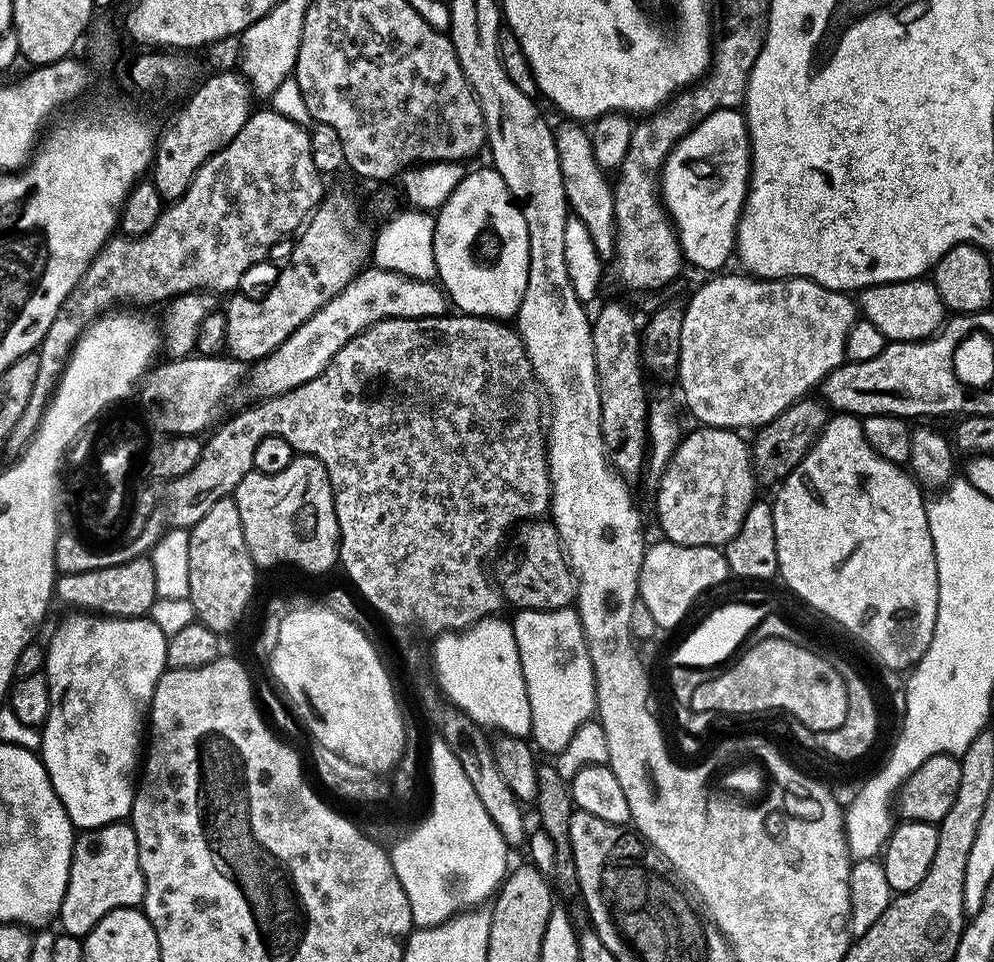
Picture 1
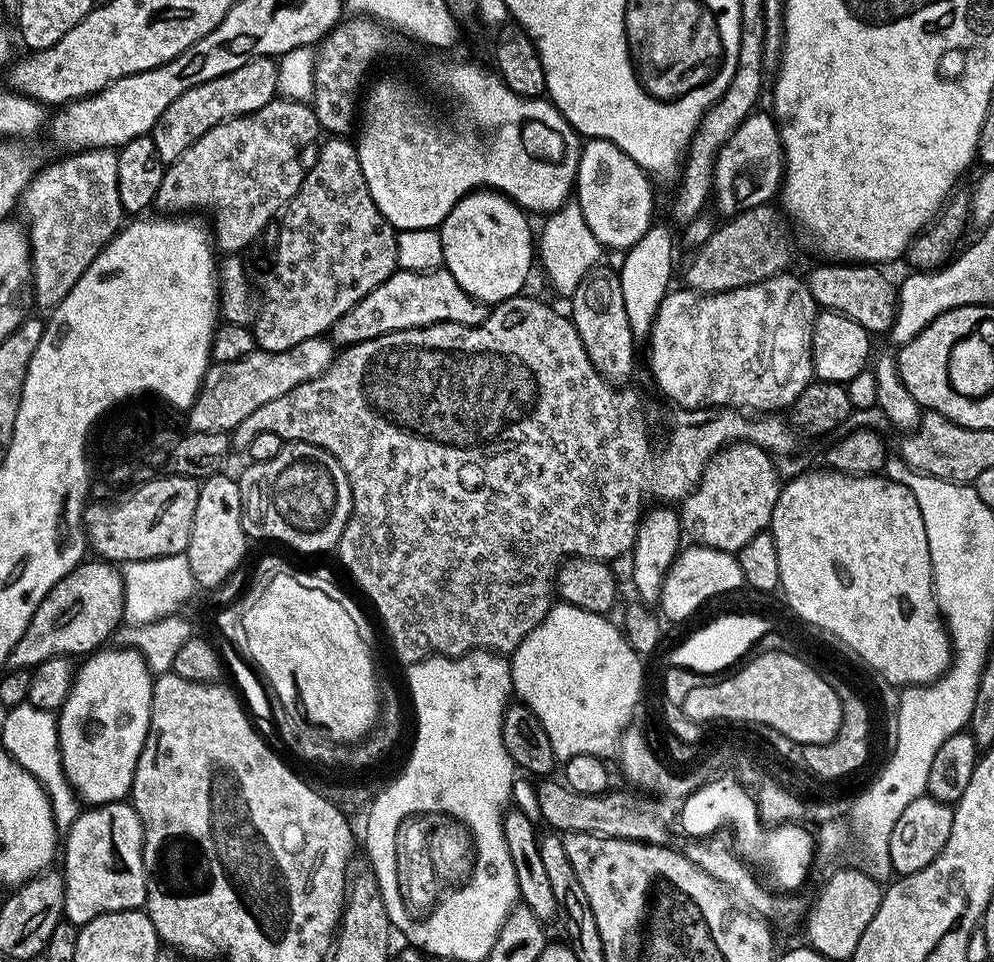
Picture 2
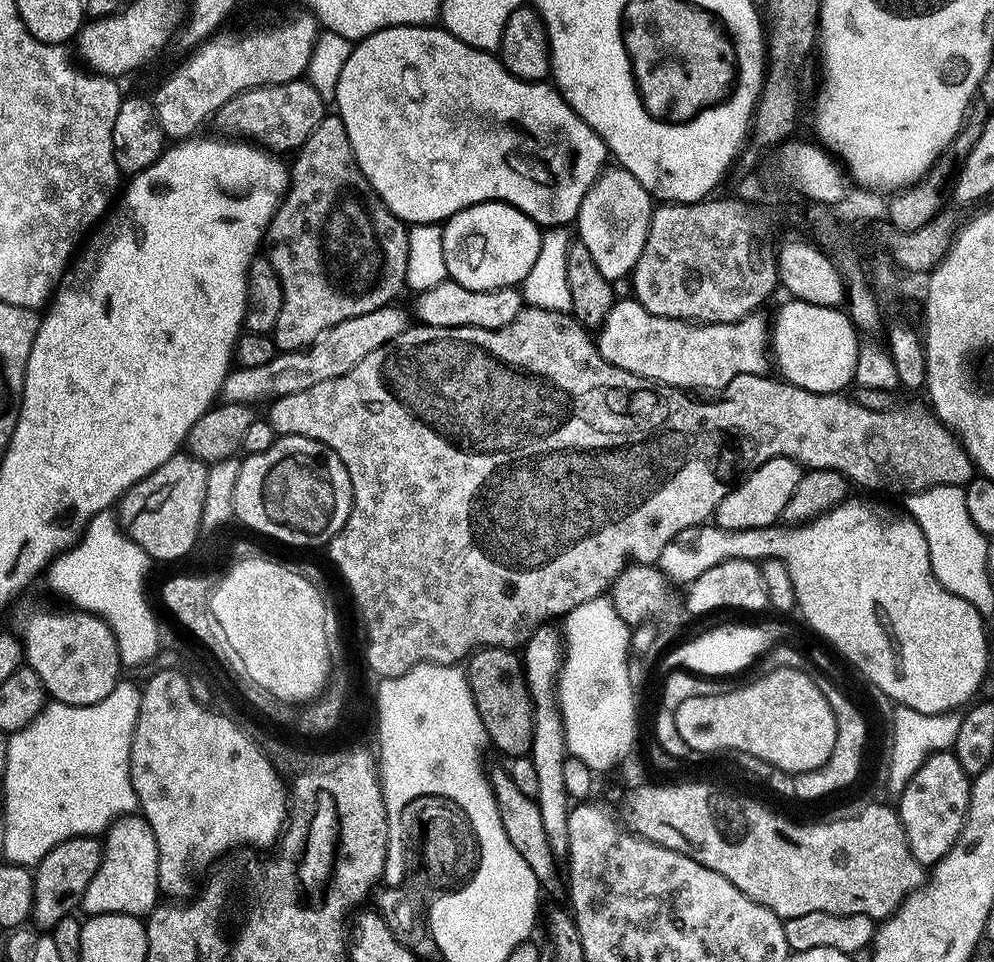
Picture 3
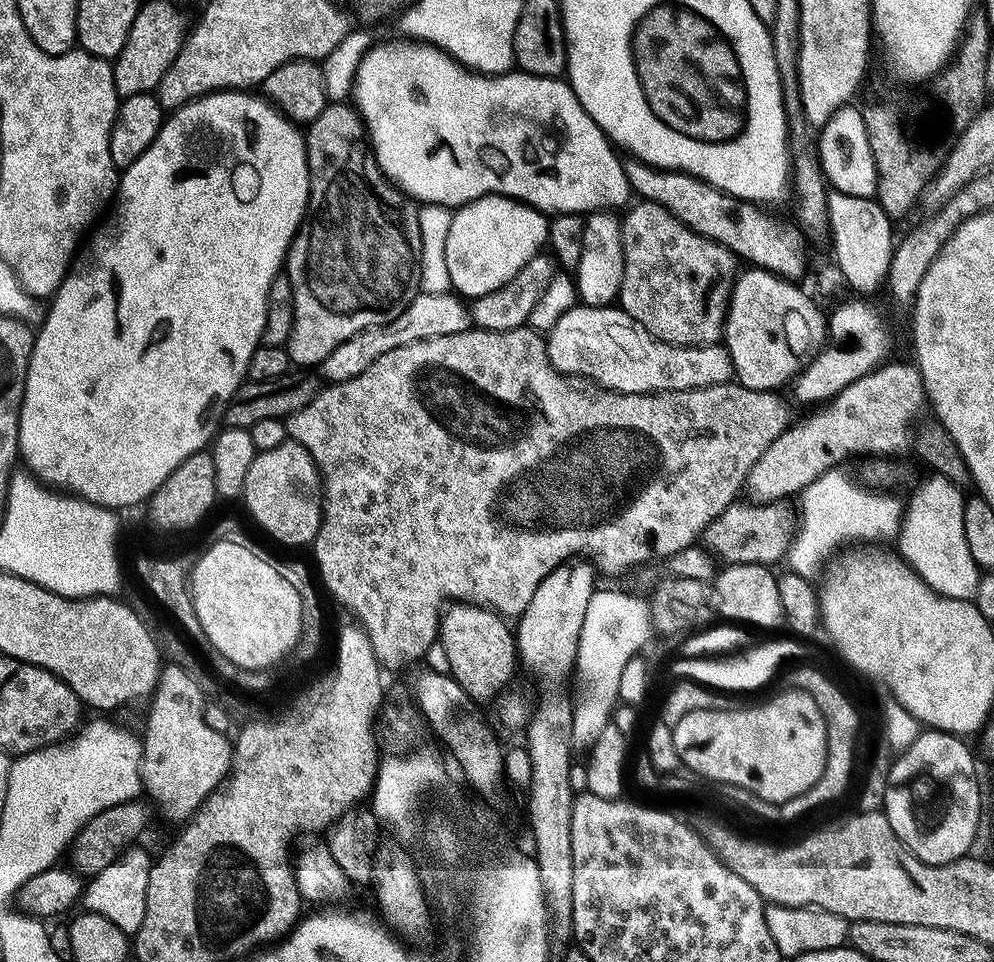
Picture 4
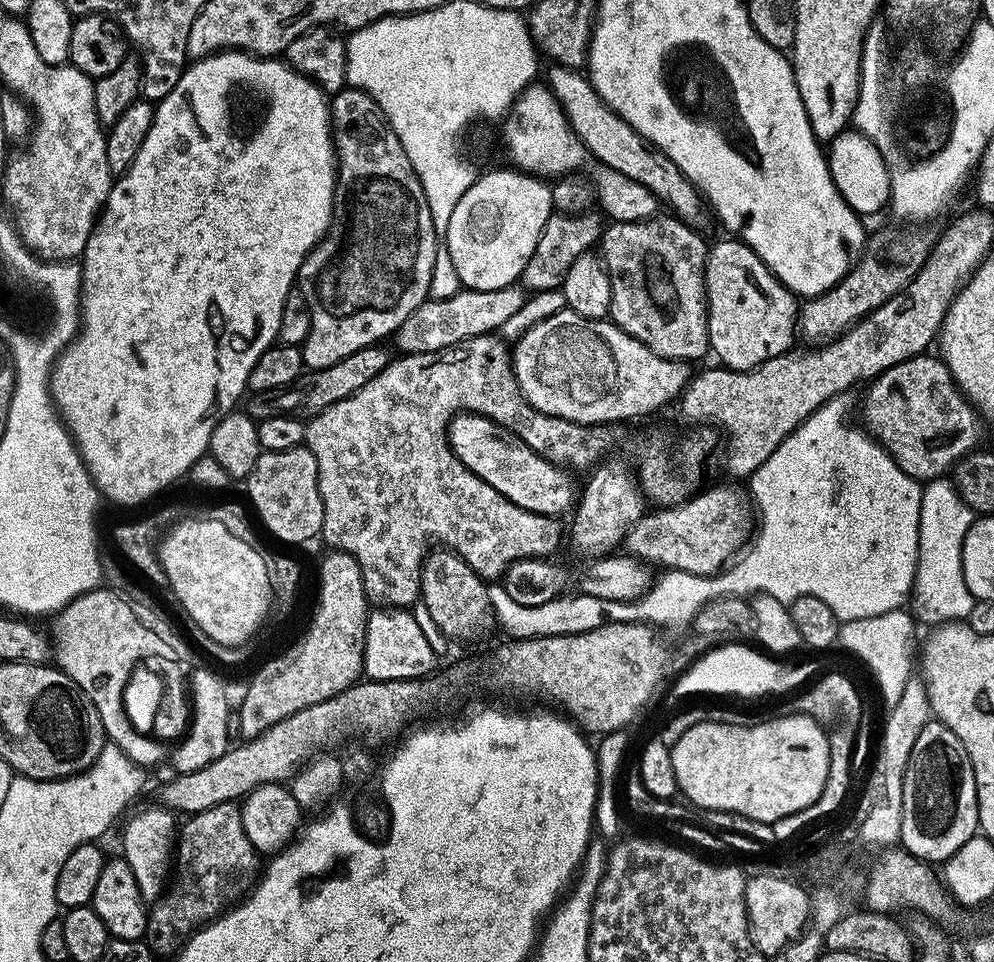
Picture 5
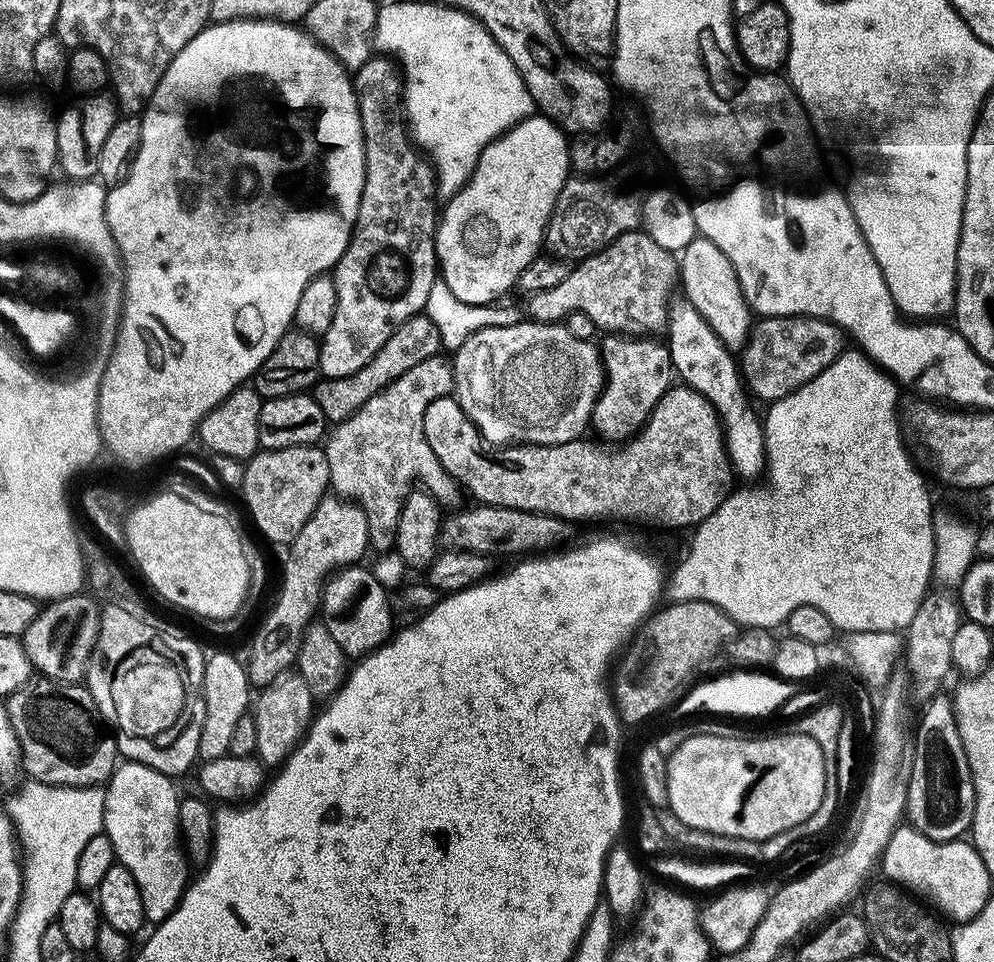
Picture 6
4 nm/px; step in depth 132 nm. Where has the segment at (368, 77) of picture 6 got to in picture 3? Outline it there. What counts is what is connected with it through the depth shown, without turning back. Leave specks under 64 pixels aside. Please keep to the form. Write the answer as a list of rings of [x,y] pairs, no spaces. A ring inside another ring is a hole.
[[[325,115],[324,120],[318,122],[318,126],[314,126],[310,138],[306,138],[304,145],[295,149],[295,156],[296,161],[291,161],[290,164],[288,191],[284,193],[283,200],[276,208],[263,243],[270,266],[274,266],[274,270],[278,270],[278,278],[282,282],[282,310],[278,313],[276,329],[270,333],[276,339],[276,346],[280,352],[299,352],[301,348],[308,348],[318,338],[318,334],[322,334],[322,330],[330,330],[334,326],[338,326],[338,322],[346,322],[346,318],[358,318],[358,314],[370,314],[370,310],[389,307],[395,301],[392,299],[406,288],[408,228],[405,221],[397,218],[385,206],[380,195],[370,186],[366,174],[362,174],[362,170],[354,158],[354,150],[350,146],[350,134],[346,134],[346,126],[340,115]]]

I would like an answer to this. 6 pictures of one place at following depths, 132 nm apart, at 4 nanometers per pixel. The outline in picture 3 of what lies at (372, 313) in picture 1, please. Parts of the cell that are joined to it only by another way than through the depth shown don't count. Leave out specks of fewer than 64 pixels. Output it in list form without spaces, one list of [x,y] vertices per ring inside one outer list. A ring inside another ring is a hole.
[[[451,278],[424,292],[415,293],[414,299],[416,316],[420,319],[417,321],[430,328],[501,328],[510,326],[510,322],[514,322],[514,318],[518,318],[518,314],[526,307],[519,287],[479,292],[470,290]]]

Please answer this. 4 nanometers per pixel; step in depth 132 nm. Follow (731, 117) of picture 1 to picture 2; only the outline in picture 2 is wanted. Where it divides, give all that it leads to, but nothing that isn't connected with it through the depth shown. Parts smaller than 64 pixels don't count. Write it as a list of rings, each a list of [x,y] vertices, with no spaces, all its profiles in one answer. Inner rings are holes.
[[[757,110],[734,130],[734,134],[718,150],[716,165],[712,174],[712,187],[714,189],[714,204],[725,212],[725,217],[731,218],[745,208],[757,208],[760,204],[769,203],[779,193],[784,178],[784,143],[780,140],[779,127],[771,115],[763,110]]]

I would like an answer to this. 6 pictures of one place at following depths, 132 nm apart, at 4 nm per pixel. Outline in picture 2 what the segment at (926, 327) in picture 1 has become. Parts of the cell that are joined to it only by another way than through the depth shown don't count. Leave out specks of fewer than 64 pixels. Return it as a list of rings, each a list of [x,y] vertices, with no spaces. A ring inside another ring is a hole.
[[[820,262],[809,276],[808,288],[821,309],[840,312],[846,318],[858,322],[870,334],[887,333],[892,328],[897,310],[897,285],[883,276],[874,264],[855,262]]]

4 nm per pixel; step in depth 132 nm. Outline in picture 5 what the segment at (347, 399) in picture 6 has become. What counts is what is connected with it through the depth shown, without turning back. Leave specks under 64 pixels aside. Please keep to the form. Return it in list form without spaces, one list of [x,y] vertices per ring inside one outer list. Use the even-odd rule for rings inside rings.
[[[371,344],[362,350],[354,350],[347,358],[342,358],[342,362],[334,362],[334,366],[326,366],[309,371],[294,381],[291,388],[279,388],[278,390],[262,390],[251,393],[247,397],[248,405],[246,411],[253,420],[259,422],[266,418],[275,416],[299,416],[301,418],[311,418],[322,414],[328,406],[334,406],[334,402],[342,402],[342,398],[350,398],[354,390],[362,390],[370,378],[382,374],[386,370],[390,353],[380,344]]]

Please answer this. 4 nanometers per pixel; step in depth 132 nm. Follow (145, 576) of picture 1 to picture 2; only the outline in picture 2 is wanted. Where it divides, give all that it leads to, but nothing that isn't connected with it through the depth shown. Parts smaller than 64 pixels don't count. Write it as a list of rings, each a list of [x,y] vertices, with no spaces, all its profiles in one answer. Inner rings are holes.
[[[88,558],[70,570],[42,598],[26,634],[10,650],[7,667],[12,670],[35,670],[52,656],[83,657],[107,645],[111,634],[124,620],[124,577],[117,565],[99,558]]]

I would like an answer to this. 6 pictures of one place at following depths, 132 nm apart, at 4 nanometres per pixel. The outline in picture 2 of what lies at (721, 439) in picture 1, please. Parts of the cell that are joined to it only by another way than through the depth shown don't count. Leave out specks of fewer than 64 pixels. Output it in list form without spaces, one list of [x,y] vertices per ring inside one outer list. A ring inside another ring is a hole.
[[[735,441],[717,451],[703,472],[703,477],[695,491],[681,501],[679,519],[683,533],[693,539],[695,545],[720,549],[723,552],[739,553],[739,550],[759,532],[765,531],[771,525],[774,506],[780,497],[782,479],[776,473],[777,461],[759,444],[748,441]]]

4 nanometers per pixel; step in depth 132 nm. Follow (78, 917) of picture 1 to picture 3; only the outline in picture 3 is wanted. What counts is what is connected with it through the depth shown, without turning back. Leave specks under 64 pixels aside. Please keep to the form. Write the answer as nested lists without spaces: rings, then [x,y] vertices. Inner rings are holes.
[[[143,815],[122,816],[108,825],[102,836],[104,854],[100,857],[98,874],[86,886],[82,908],[88,916],[102,914],[126,914],[147,917],[161,899],[158,882],[158,842],[154,830]]]

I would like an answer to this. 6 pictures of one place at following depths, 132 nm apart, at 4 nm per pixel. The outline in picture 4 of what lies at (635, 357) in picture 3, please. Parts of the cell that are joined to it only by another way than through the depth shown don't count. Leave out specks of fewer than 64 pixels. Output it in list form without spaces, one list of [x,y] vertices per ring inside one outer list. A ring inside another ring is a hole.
[[[581,303],[572,307],[553,324],[546,333],[550,362],[565,376],[583,378],[585,381],[609,388],[612,392],[642,394],[643,392],[677,392],[691,388],[705,388],[726,384],[733,379],[731,356],[720,344],[704,344],[700,348],[687,348],[667,344],[650,334],[646,326],[634,322],[619,306],[592,307]]]

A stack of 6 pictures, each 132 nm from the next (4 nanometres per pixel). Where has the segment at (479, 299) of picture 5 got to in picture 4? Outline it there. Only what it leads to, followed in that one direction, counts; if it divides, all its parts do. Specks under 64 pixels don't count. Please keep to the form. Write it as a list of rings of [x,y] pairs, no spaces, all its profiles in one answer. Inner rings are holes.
[[[451,291],[438,294],[420,292],[412,299],[410,306],[406,306],[406,310],[402,310],[402,314],[398,314],[398,318],[385,324],[370,326],[366,330],[354,334],[354,338],[346,338],[346,342],[342,342],[342,346],[338,346],[319,364],[318,372],[328,384],[346,382],[350,378],[362,374],[362,370],[366,370],[366,366],[370,366],[370,362],[382,358],[382,354],[386,354],[386,350],[394,350],[398,346],[406,346],[410,342],[418,342],[426,338],[438,338],[446,334],[465,332],[469,326],[470,308],[459,295],[453,294]]]

